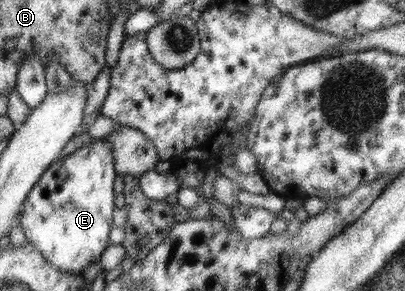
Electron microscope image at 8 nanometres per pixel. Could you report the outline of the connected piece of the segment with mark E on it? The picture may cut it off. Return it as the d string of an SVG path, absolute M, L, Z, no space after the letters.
M94 139L70 156L64 156L58 162L51 164L40 177L36 186L32 187L26 202L23 204L20 218L20 228L27 242L42 253L42 256L60 272L83 272L91 262L99 260L102 253L110 245L108 236L113 225L114 180L116 169L107 139Z

